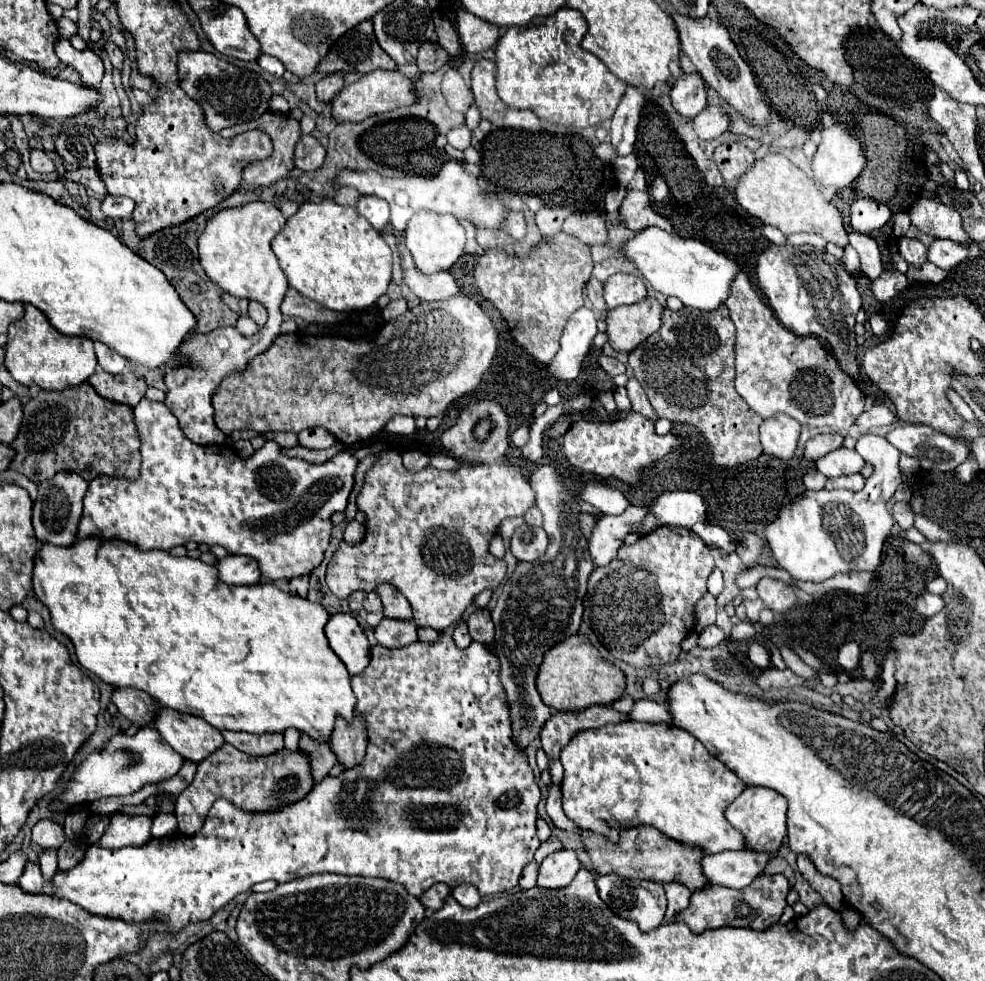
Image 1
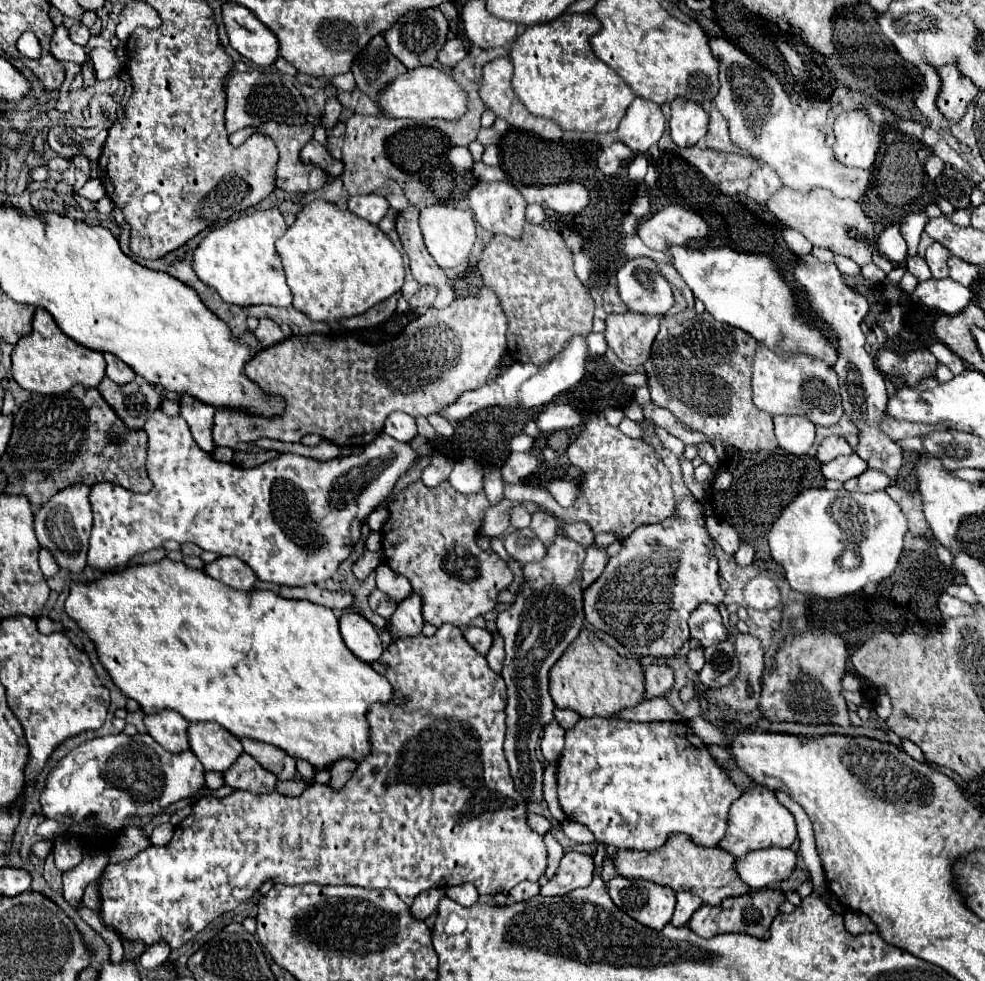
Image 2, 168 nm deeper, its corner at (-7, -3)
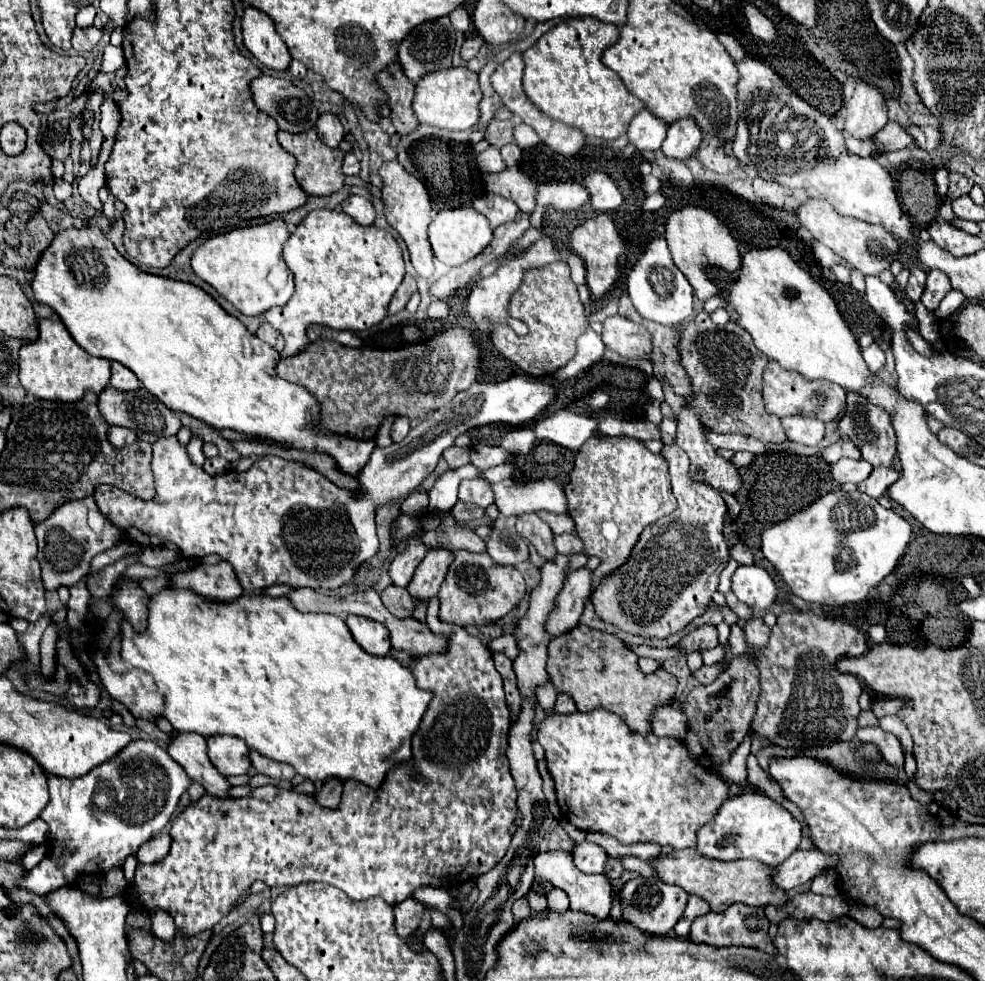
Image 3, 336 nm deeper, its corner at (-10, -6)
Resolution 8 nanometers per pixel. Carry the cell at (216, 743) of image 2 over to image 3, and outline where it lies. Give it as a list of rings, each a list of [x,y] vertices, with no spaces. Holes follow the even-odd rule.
[[[236,736],[208,738],[208,756],[222,776],[238,776],[250,770],[250,748]]]

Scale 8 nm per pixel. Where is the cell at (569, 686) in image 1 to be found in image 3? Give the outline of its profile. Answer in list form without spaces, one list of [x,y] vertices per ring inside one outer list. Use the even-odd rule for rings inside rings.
[[[576,626],[570,632],[556,636],[548,644],[548,676],[556,690],[574,698],[578,710],[606,708],[622,716],[626,724],[638,734],[652,732],[652,714],[658,706],[674,704],[674,692],[678,686],[676,676],[666,670],[644,674],[638,668],[636,654],[614,634],[596,632],[588,626]]]

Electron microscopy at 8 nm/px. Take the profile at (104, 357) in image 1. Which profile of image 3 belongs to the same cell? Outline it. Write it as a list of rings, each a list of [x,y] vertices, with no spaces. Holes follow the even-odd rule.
[[[112,362],[110,386],[114,386],[116,390],[138,390],[140,388],[140,380],[134,376],[132,370],[122,366],[120,362]]]

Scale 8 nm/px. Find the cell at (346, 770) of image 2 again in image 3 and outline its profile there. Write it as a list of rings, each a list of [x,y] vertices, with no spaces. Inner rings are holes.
[[[326,780],[320,792],[316,794],[316,800],[322,808],[336,808],[342,796],[342,780]]]

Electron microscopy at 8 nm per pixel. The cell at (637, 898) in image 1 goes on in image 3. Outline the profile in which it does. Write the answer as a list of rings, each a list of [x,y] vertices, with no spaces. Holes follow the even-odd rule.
[[[638,876],[630,882],[626,882],[620,892],[624,920],[634,924],[642,932],[656,934],[656,936],[664,936],[676,926],[676,922],[680,920],[680,916],[686,908],[686,900],[688,900],[688,894],[682,888],[666,884],[660,878],[644,878],[644,876]]]

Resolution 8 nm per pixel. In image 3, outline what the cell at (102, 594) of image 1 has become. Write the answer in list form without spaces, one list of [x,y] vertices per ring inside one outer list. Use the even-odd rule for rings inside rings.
[[[164,588],[150,600],[150,616],[148,616],[148,628],[142,634],[136,634],[130,624],[122,622],[122,660],[128,664],[146,670],[154,676],[156,686],[164,694],[166,708],[164,718],[170,720],[174,730],[178,732],[196,732],[204,738],[218,736],[218,734],[232,734],[242,738],[252,750],[260,752],[262,756],[268,756],[278,762],[286,762],[294,766],[294,770],[312,780],[312,782],[324,782],[324,778],[338,778],[338,780],[358,780],[368,784],[370,788],[380,788],[386,774],[398,766],[412,760],[412,736],[416,734],[416,728],[422,722],[424,712],[428,710],[428,702],[432,700],[430,690],[422,690],[416,686],[416,678],[410,672],[410,668],[402,666],[396,658],[390,654],[386,656],[374,656],[364,652],[354,640],[344,624],[342,618],[332,614],[302,614],[294,606],[288,604],[288,598],[270,598],[270,596],[240,596],[234,602],[212,602],[206,598],[200,598],[198,594],[190,590],[172,590]]]

